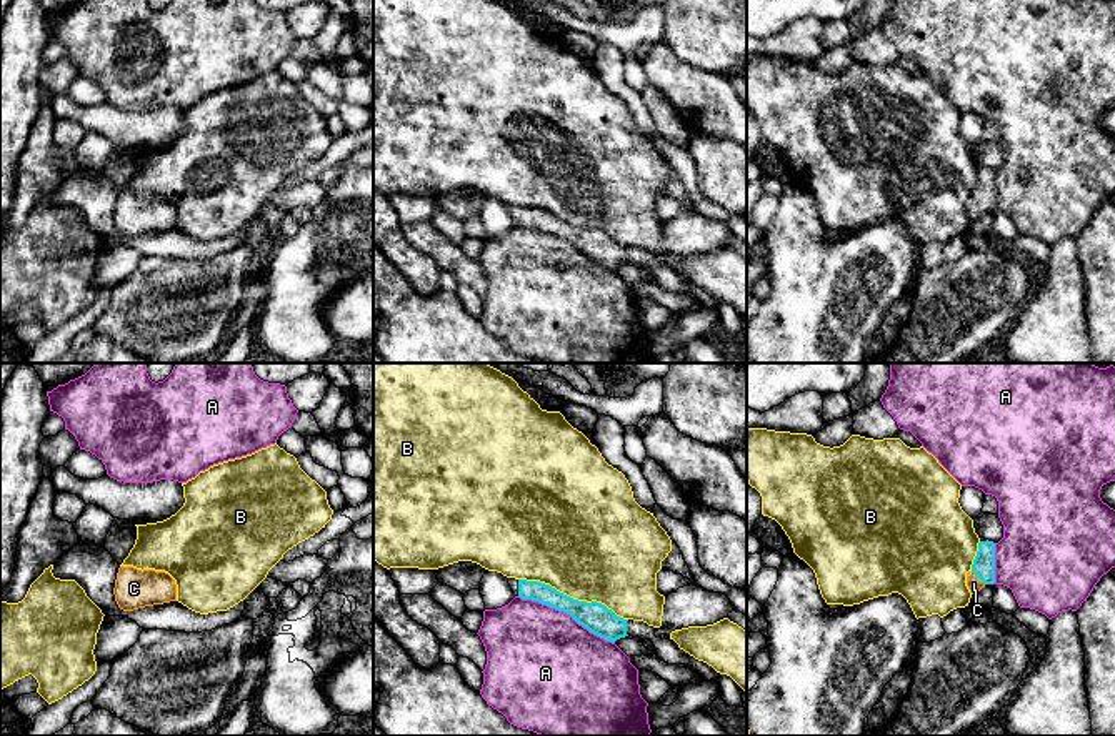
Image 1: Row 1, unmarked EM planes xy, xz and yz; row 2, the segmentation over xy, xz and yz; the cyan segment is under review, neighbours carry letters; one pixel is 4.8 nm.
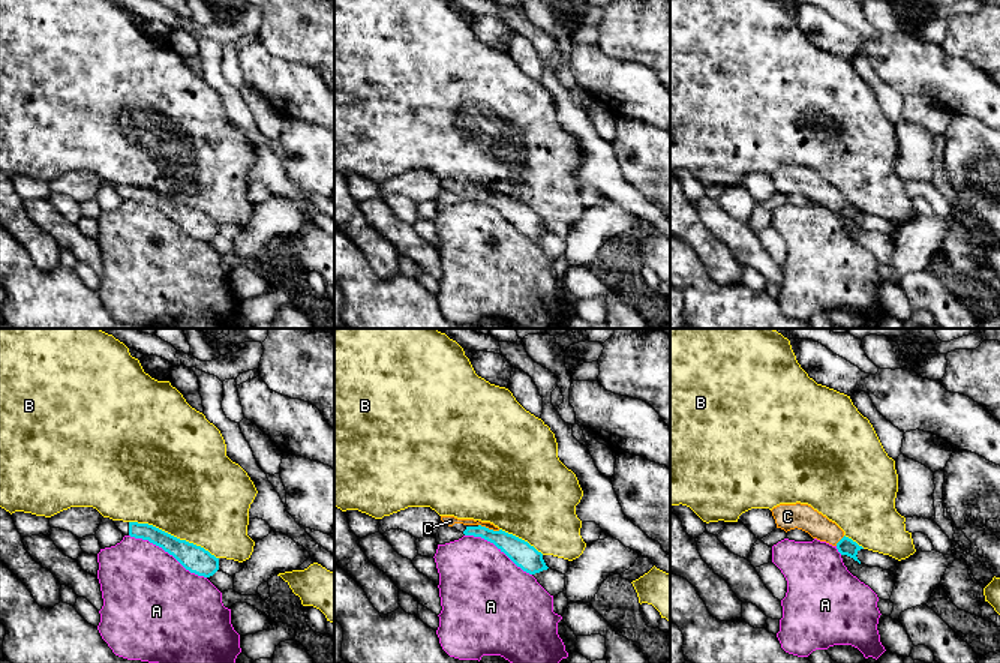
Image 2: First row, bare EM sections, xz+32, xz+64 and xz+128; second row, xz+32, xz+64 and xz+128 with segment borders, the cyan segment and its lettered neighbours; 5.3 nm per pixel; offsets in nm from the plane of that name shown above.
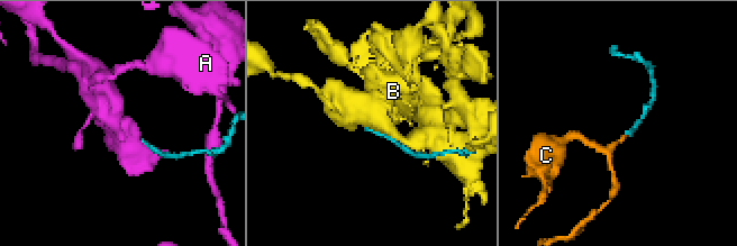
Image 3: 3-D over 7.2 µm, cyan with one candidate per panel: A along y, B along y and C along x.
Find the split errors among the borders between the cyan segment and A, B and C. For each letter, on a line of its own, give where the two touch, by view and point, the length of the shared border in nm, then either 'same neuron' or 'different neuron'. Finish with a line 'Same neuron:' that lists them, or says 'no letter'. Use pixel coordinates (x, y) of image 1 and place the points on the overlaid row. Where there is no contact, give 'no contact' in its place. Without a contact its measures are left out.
A: contact xz (567, 613); length 500 nm; different neuron
B: contact xz (572, 598); length 550 nm; different neuron
C: contact yz (979, 578); length 100 nm; same neuron
Same neuron: C

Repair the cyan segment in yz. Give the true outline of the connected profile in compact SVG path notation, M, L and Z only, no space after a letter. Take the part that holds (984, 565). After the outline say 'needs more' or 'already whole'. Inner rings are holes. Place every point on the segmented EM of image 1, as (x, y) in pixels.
M980 541L972 569L967 573L967 586L970 593L980 591L985 584L995 583L995 543Z; needs more

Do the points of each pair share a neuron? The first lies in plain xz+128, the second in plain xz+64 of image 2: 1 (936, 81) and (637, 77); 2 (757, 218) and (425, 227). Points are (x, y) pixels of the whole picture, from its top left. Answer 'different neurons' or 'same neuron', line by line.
1: same neuron
2: different neurons

